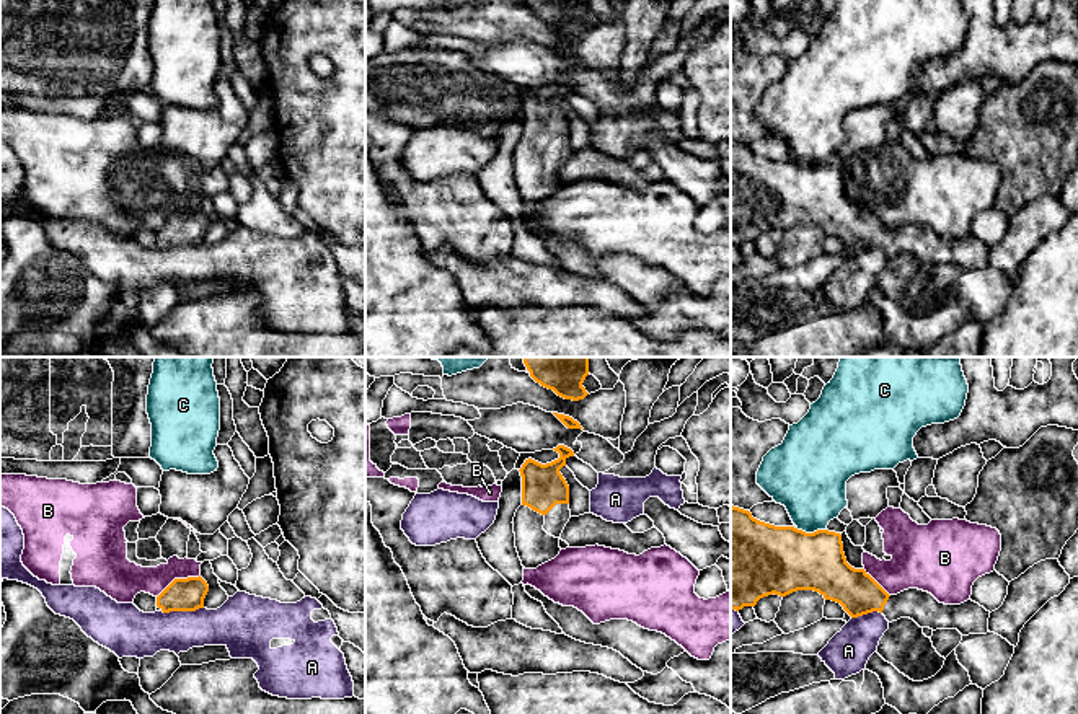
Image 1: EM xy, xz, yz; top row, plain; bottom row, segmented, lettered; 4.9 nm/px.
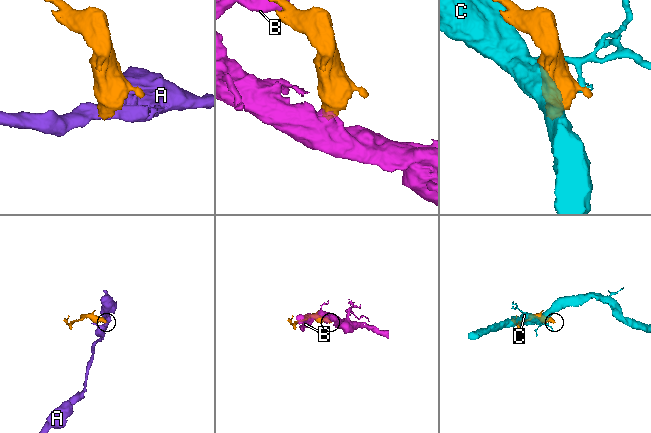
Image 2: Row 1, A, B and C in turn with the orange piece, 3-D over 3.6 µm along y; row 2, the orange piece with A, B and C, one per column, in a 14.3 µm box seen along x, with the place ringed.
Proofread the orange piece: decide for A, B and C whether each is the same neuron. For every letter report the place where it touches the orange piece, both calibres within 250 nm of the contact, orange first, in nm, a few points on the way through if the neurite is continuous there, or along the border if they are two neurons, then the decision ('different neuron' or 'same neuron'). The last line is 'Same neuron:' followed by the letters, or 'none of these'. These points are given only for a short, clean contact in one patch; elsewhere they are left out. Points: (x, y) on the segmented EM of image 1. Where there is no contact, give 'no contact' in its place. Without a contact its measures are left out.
A: meets orange in xy at (181, 610); 160 nm thick on the orange side, 220 nm on the other; different neuron
B: meets orange in xy at (178, 579); 160 nm thick on the orange side, 170 nm on the other; border along xy (199, 574), (176, 577), (157, 597); different neuron
C: meets orange in yz at (811, 533); 340 nm thick on the orange side, 360 nm on the other; different neuron
Same neuron: none of these

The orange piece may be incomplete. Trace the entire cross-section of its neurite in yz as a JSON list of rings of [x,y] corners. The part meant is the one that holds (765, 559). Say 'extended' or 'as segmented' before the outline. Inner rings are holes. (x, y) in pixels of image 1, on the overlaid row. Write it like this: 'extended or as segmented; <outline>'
extended; [[[731,505],[731,610],[797,590],[819,592],[840,603],[851,618],[879,611],[889,623],[910,618],[933,631],[990,632],[990,611],[972,600],[944,605],[918,588],[889,595],[864,569],[846,562],[840,533],[775,527]]]

